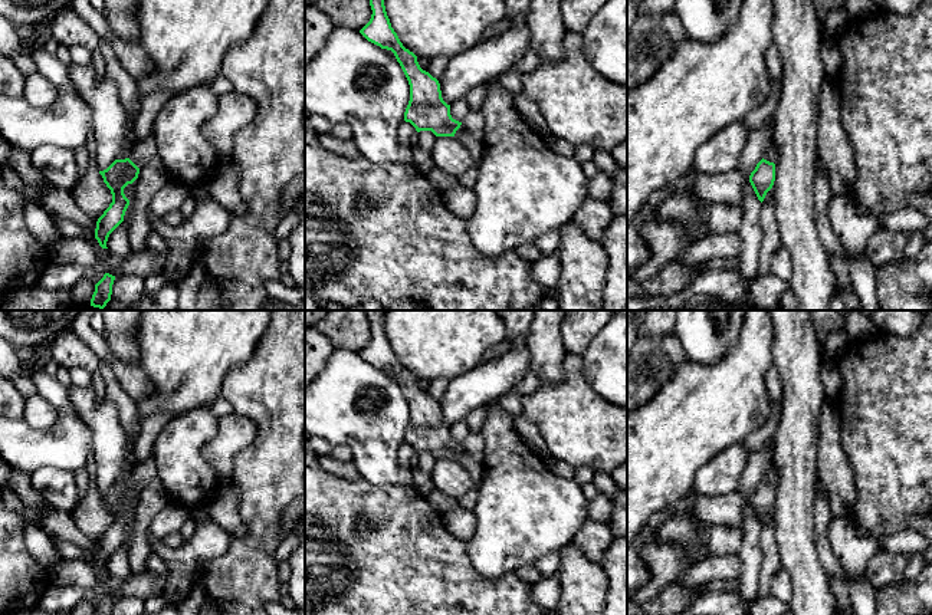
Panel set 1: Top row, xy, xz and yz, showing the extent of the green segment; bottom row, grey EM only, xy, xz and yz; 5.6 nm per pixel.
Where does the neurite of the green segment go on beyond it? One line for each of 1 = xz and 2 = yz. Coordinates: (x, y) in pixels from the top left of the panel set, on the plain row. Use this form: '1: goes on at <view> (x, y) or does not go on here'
1: goes on at xz (475, 469)
2: goes on at yz (771, 477)

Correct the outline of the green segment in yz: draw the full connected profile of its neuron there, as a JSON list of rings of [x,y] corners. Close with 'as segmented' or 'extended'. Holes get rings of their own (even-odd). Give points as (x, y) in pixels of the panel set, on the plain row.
[[[772,466],[769,471],[765,474],[764,480],[757,486],[755,491],[749,497],[749,504],[761,524],[774,507],[777,484],[778,471]]] | extended

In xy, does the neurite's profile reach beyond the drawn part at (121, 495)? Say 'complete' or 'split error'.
split error

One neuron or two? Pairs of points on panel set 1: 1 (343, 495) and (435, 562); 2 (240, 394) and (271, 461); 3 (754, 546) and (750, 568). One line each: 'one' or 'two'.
1: one
2: one
3: one

